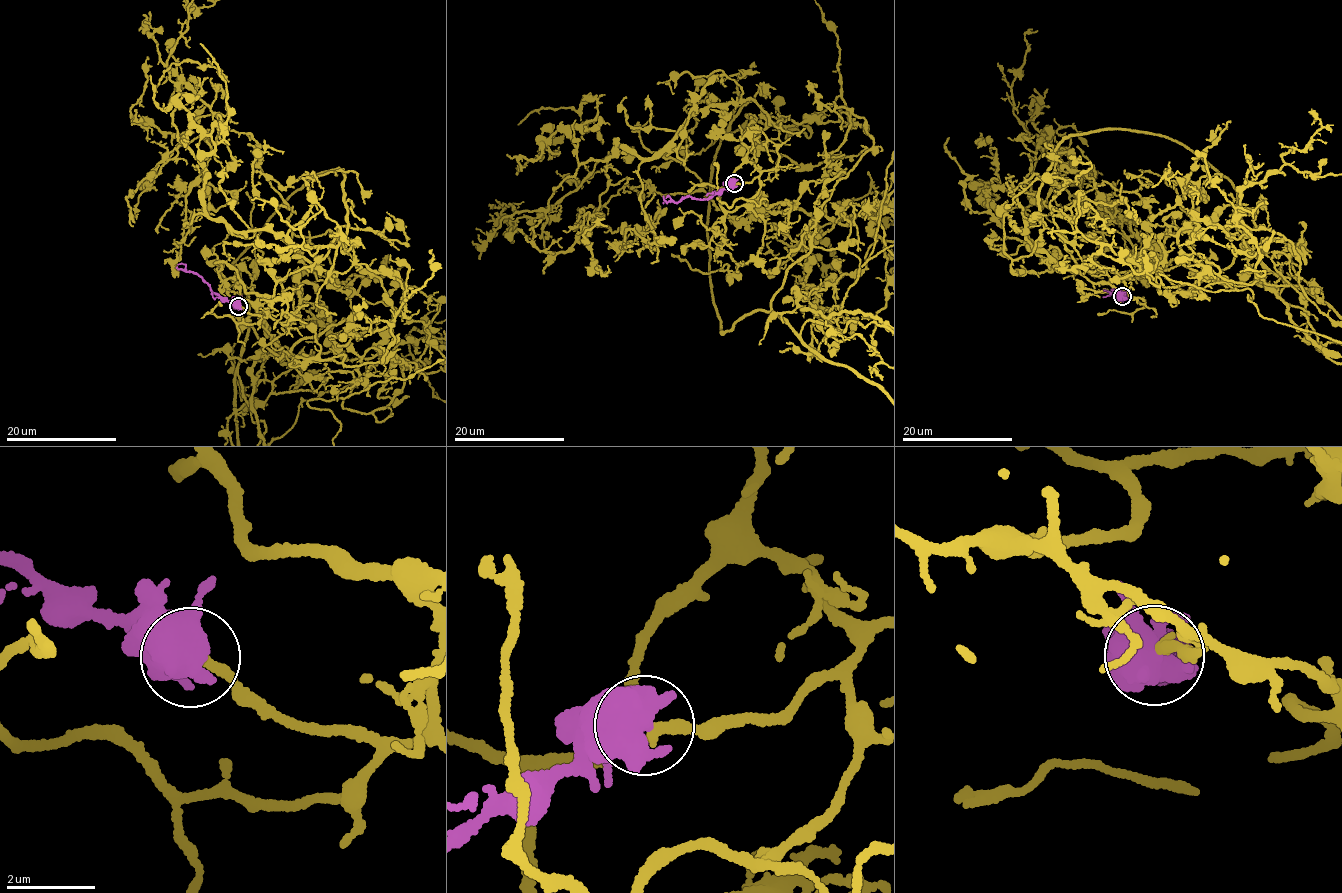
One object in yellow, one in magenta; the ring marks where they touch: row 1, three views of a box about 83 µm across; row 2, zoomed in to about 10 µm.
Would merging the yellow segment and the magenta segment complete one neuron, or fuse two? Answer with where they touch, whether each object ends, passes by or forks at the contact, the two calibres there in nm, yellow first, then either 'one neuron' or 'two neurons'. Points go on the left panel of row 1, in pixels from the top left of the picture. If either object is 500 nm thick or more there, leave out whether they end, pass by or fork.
place (238, 306); yellow ends; magenta forks; calibres 260 and 480 nm; one neuron

